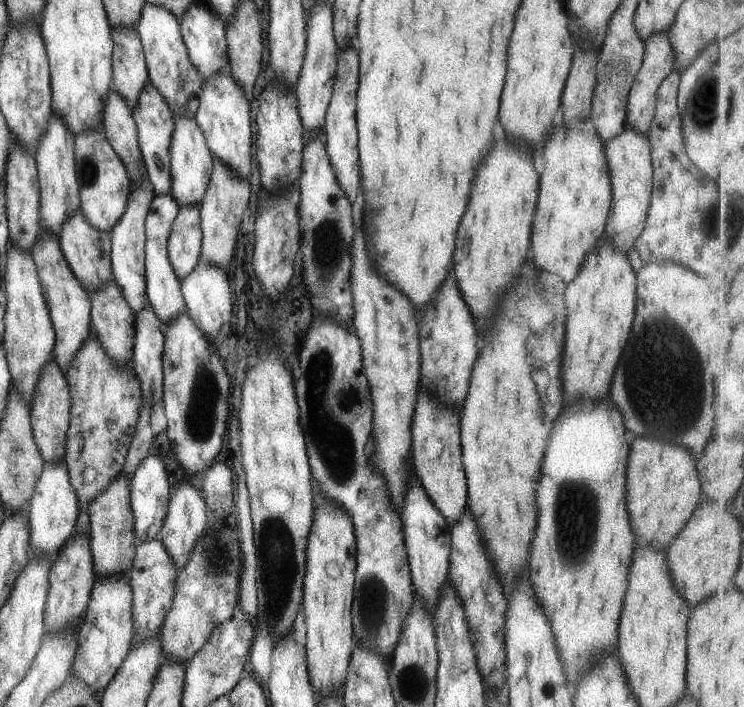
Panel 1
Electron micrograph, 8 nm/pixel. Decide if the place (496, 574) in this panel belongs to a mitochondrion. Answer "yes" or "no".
no

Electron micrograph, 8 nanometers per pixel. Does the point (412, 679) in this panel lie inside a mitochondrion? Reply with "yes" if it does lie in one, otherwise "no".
yes

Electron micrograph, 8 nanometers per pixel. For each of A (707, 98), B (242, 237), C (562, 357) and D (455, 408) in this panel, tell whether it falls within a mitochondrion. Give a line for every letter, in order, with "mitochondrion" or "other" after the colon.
A: mitochondrion
B: other
C: other
D: other

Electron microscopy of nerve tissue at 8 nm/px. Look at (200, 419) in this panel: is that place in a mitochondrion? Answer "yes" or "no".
yes

